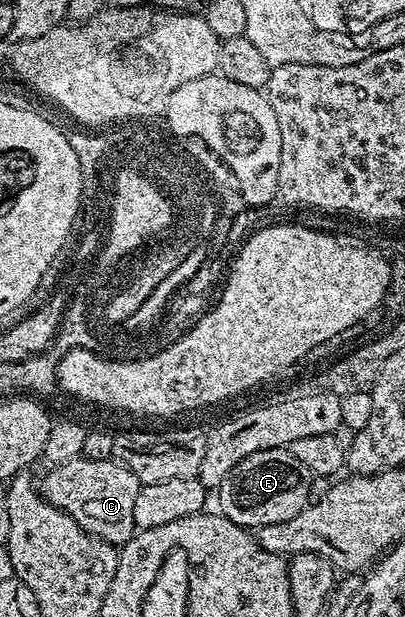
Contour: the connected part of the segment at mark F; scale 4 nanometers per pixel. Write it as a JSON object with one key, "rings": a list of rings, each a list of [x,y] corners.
{"rings":[[[288,448],[255,451],[255,455],[247,455],[243,463],[235,463],[215,490],[221,504],[220,516],[250,531],[271,523],[287,523],[287,519],[295,519],[295,515],[310,504],[307,499],[310,476],[309,469],[303,467]]]}

